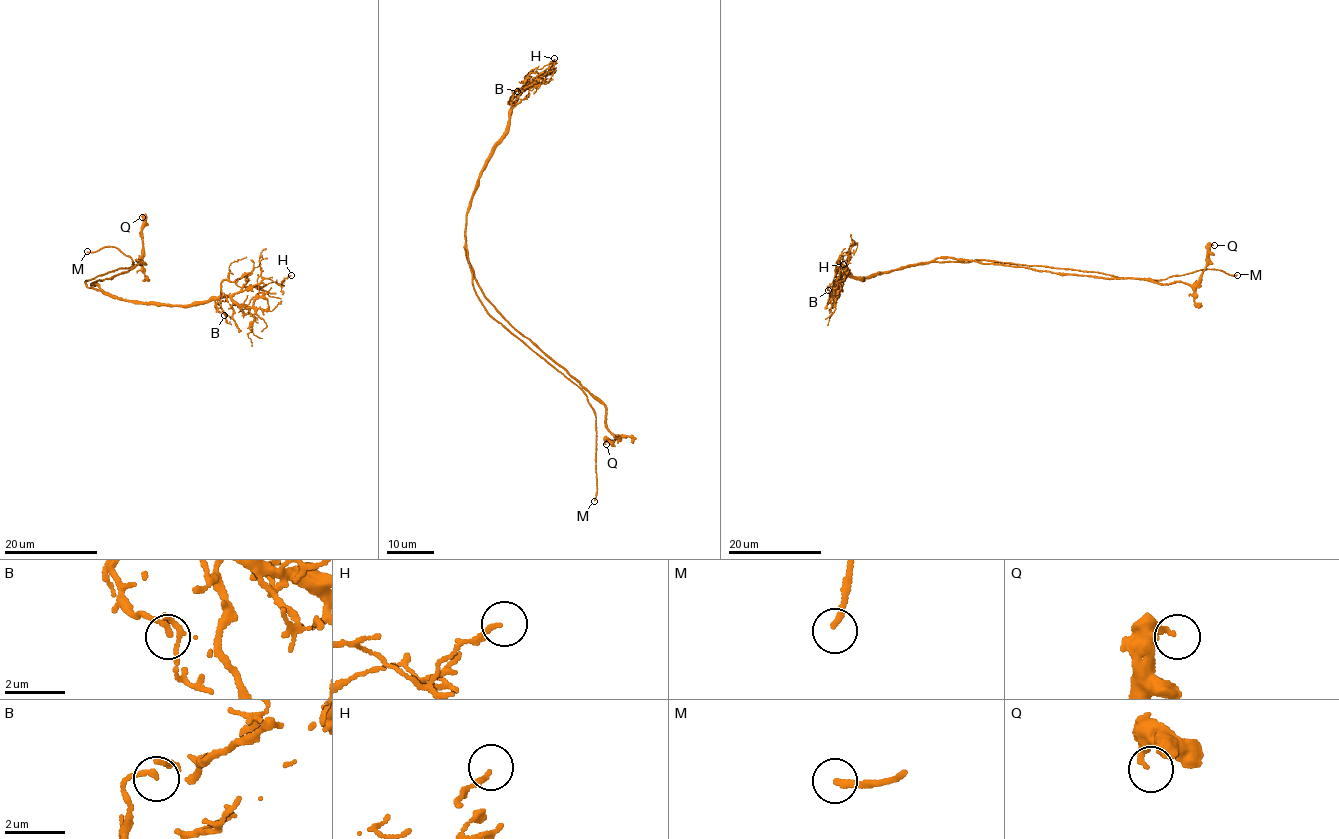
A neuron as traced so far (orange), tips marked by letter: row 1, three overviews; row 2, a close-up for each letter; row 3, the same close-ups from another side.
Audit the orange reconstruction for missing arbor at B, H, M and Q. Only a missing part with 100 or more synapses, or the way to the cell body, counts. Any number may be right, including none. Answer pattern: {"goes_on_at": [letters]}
{"goes_on_at": ["M"]}

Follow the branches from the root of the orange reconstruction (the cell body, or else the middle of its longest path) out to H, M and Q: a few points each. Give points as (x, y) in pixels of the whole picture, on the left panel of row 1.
H: (92, 283), (92, 288), (123, 300), (188, 306), (230, 297), (265, 278), (280, 283), (291, 275)
M: (92, 283), (135, 266), (130, 256), (108, 245), (87, 251)
Q: (92, 283), (131, 270), (143, 262), (145, 264), (135, 259), (139, 261), (142, 254), (142, 217)

